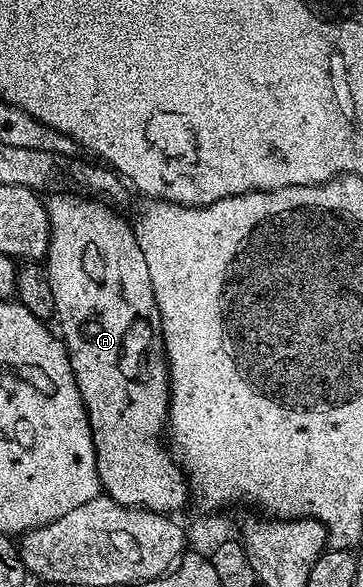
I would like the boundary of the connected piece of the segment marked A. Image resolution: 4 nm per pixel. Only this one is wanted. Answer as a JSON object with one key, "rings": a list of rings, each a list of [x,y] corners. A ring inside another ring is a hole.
{"rings":[[[53,193],[47,199],[48,219],[50,220],[50,240],[46,255],[46,273],[50,280],[50,292],[54,292],[55,321],[60,321],[59,337],[68,348],[68,358],[72,362],[74,380],[78,384],[78,392],[84,401],[84,409],[88,412],[88,423],[92,429],[93,446],[96,449],[96,475],[100,478],[100,489],[107,497],[123,506],[139,506],[142,510],[152,510],[156,514],[171,515],[172,510],[180,510],[190,502],[188,479],[178,465],[177,459],[170,453],[169,447],[160,437],[165,437],[168,425],[168,400],[170,383],[168,380],[168,355],[164,352],[164,337],[160,335],[160,313],[154,300],[154,284],[150,284],[150,268],[146,268],[146,256],[136,239],[136,231],[131,221],[120,215],[115,209],[106,208],[103,201],[91,196],[81,197],[76,194]]]}

